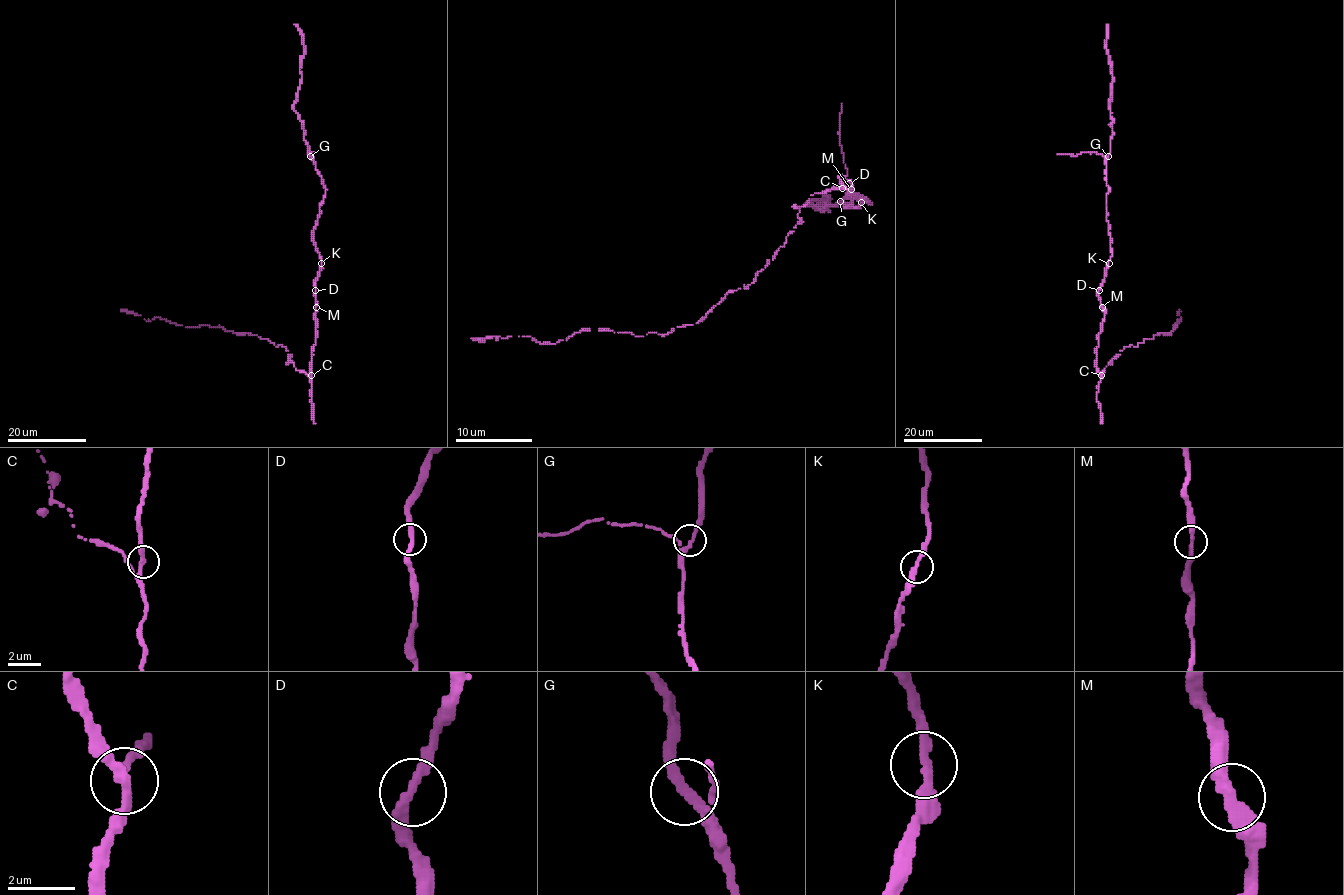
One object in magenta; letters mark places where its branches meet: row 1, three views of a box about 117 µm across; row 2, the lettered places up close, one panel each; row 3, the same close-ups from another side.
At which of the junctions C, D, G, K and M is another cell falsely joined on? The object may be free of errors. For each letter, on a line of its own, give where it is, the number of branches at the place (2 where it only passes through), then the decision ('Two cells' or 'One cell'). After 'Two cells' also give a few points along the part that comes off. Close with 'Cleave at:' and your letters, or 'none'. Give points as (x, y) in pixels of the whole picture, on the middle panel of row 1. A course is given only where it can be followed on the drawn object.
C: Place: (842, 188). Branches: 3. One cell
D: Place: (849, 183). Branches: 2. One cell
G: Place: (840, 201). Branches: 3. One cell
K: Place: (861, 202). Branches: 2. One cell
M: Place: (851, 189). Branches: 2. One cell
Cleave at: none

